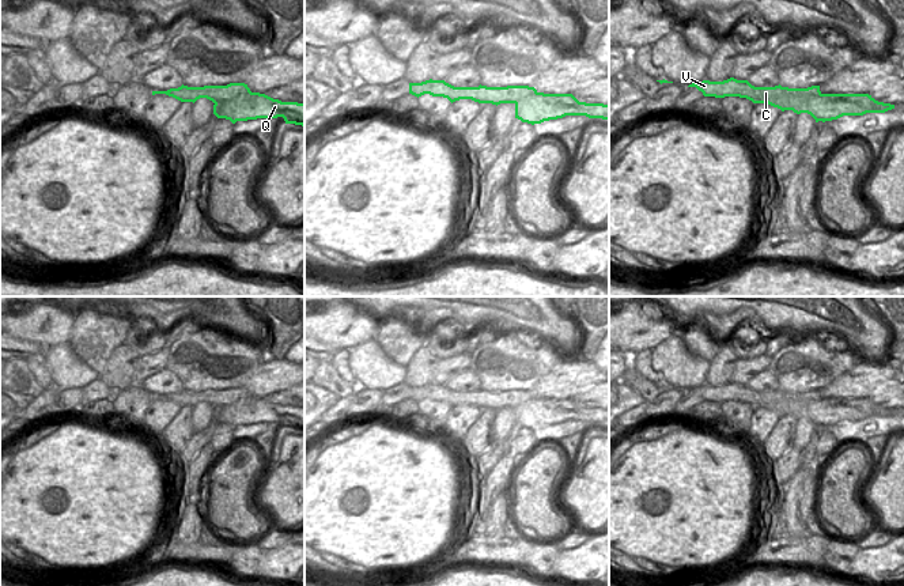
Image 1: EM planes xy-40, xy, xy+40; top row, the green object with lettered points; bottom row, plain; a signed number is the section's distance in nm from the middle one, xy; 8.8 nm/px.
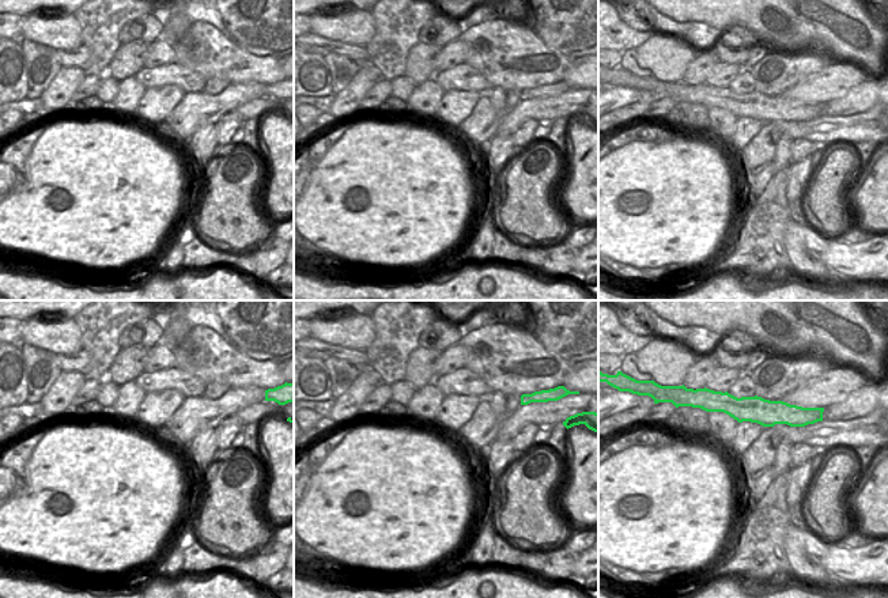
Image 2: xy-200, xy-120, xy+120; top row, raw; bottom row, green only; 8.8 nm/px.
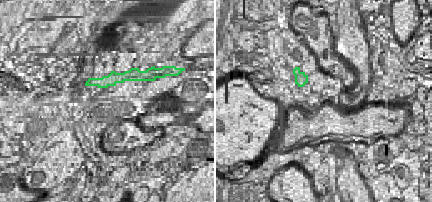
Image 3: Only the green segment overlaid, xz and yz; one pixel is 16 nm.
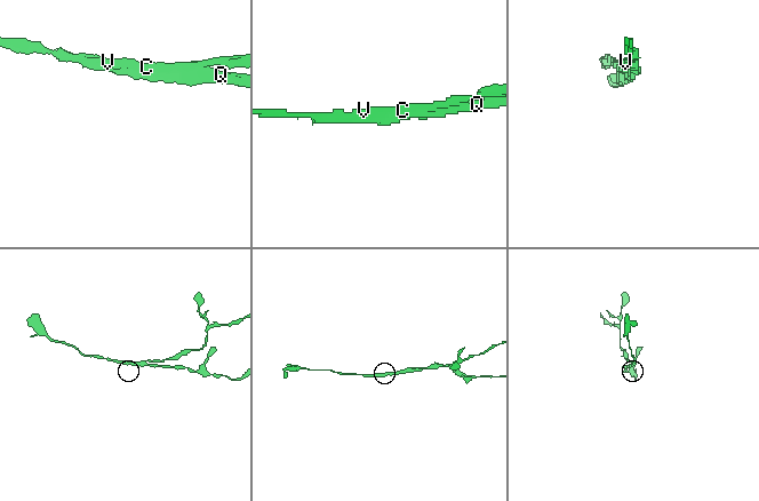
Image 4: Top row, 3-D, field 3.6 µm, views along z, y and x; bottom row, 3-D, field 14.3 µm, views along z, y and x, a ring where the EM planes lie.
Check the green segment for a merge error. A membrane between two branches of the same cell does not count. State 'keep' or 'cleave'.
cleave

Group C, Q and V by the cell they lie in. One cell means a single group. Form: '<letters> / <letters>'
C V / Q

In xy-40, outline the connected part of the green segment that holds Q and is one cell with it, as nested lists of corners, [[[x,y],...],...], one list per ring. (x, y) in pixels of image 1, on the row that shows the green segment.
[[[245,92],[223,103],[215,103],[213,114],[218,118],[230,120],[232,124],[283,117],[285,124],[305,126],[305,103],[281,102],[260,92]]]

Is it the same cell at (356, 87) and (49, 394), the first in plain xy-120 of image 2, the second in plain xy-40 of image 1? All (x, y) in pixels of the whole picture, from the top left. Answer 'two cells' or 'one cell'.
one cell

